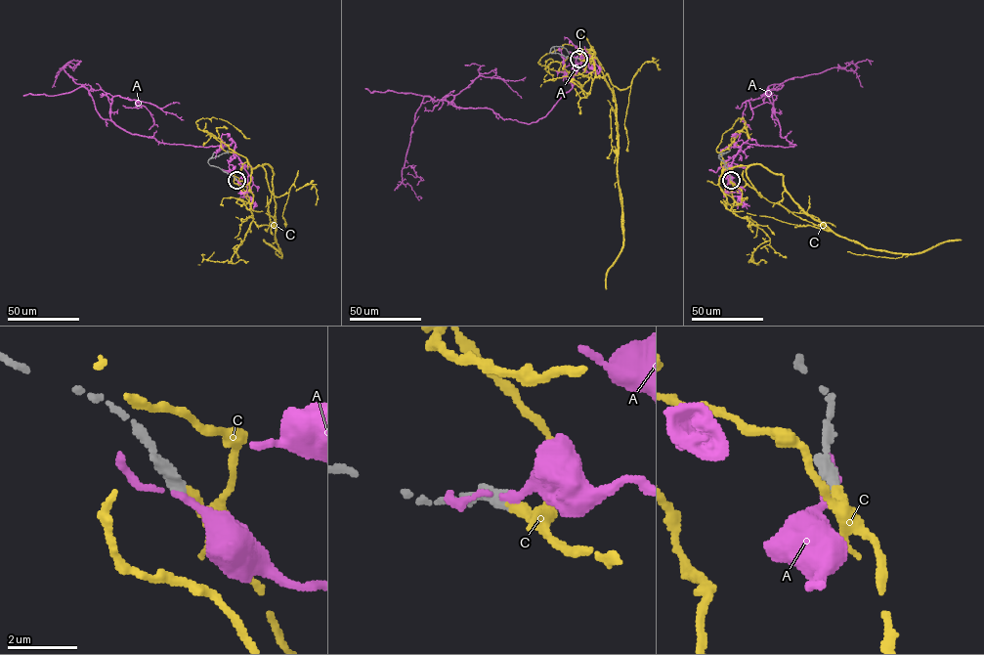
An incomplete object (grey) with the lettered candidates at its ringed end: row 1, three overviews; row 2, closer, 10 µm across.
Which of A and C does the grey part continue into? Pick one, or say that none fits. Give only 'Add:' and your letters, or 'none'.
Add: C

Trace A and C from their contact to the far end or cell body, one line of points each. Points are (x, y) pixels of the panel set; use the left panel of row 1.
A: (236, 180), (248, 174), (231, 139), (194, 147), (132, 134), (103, 118), (90, 93), (60, 69), (78, 65)
C: (236, 180), (250, 209), (252, 169), (265, 164), (272, 168), (276, 238), (281, 254), (264, 240)

